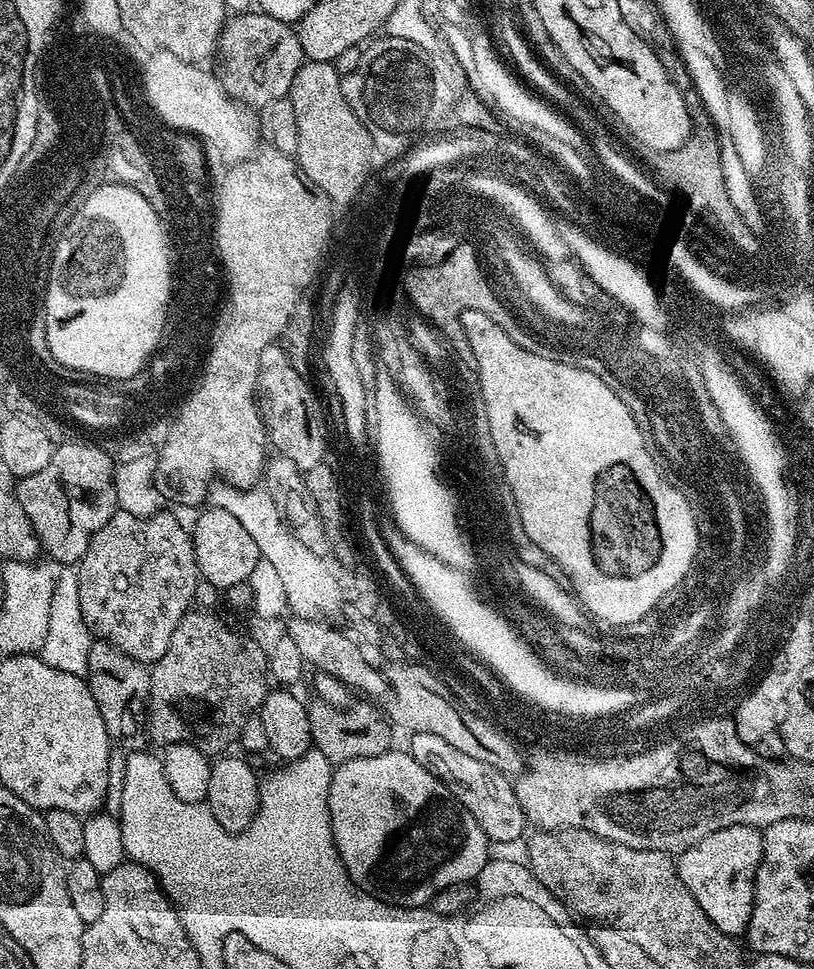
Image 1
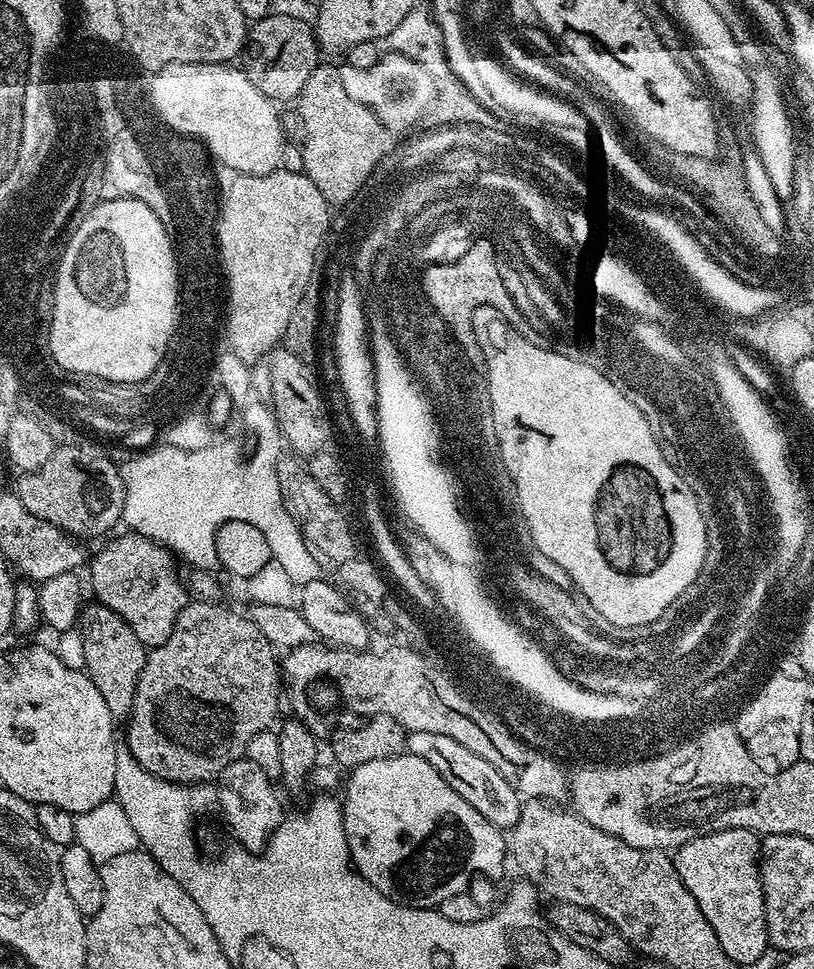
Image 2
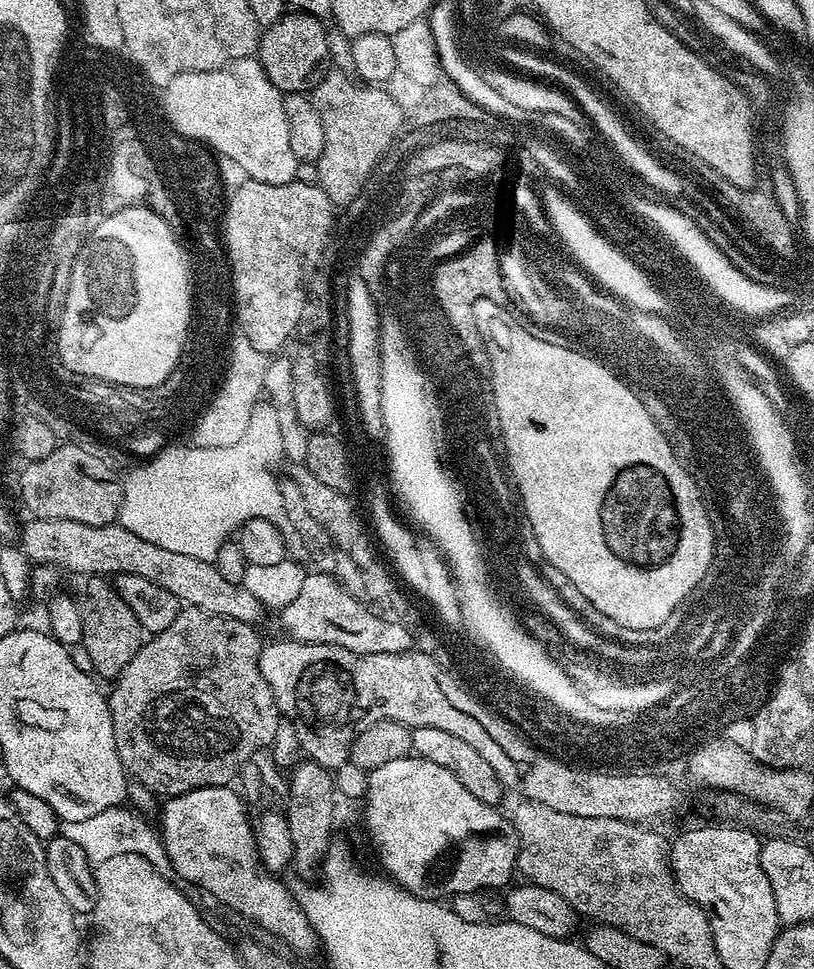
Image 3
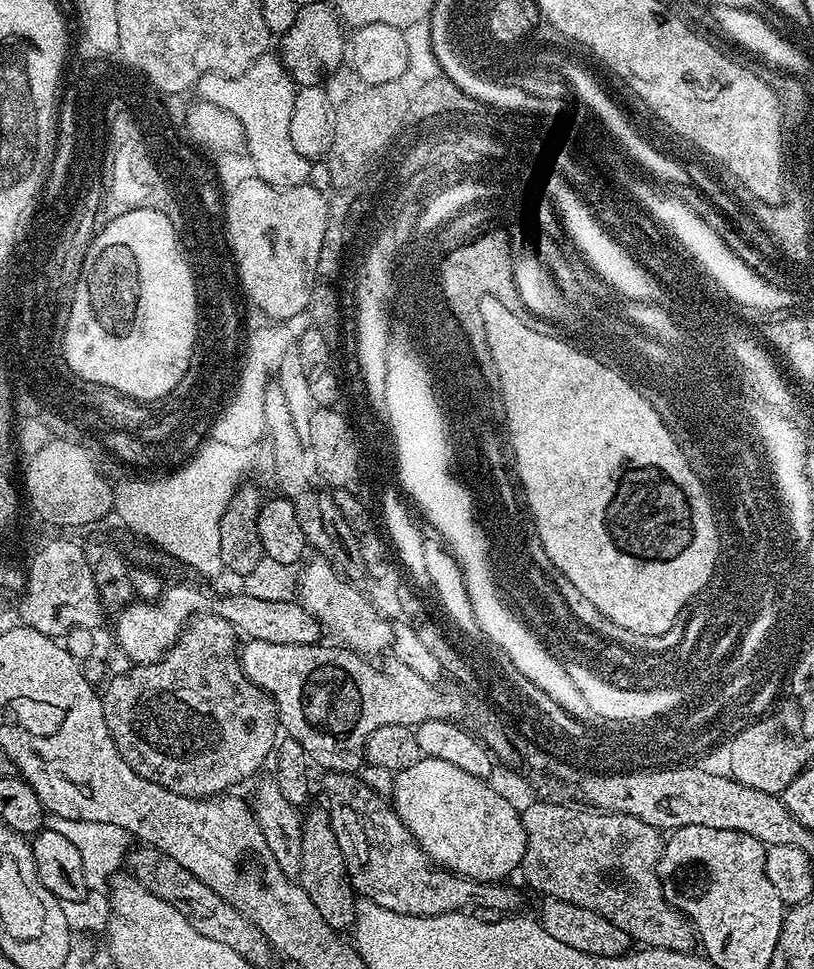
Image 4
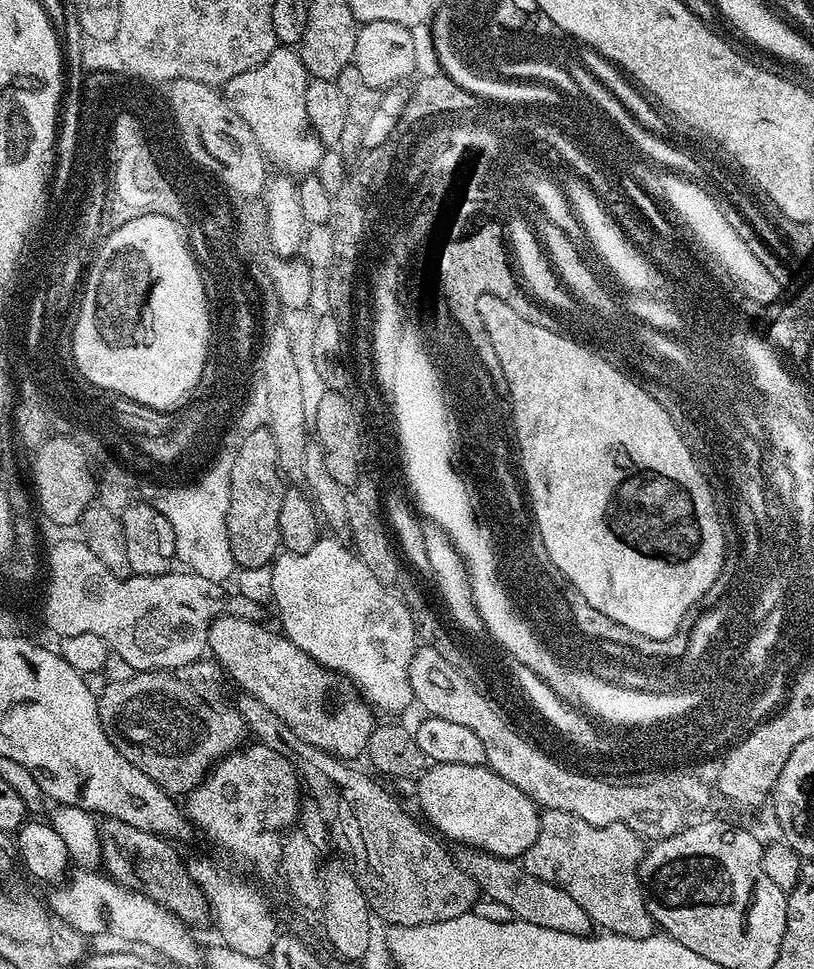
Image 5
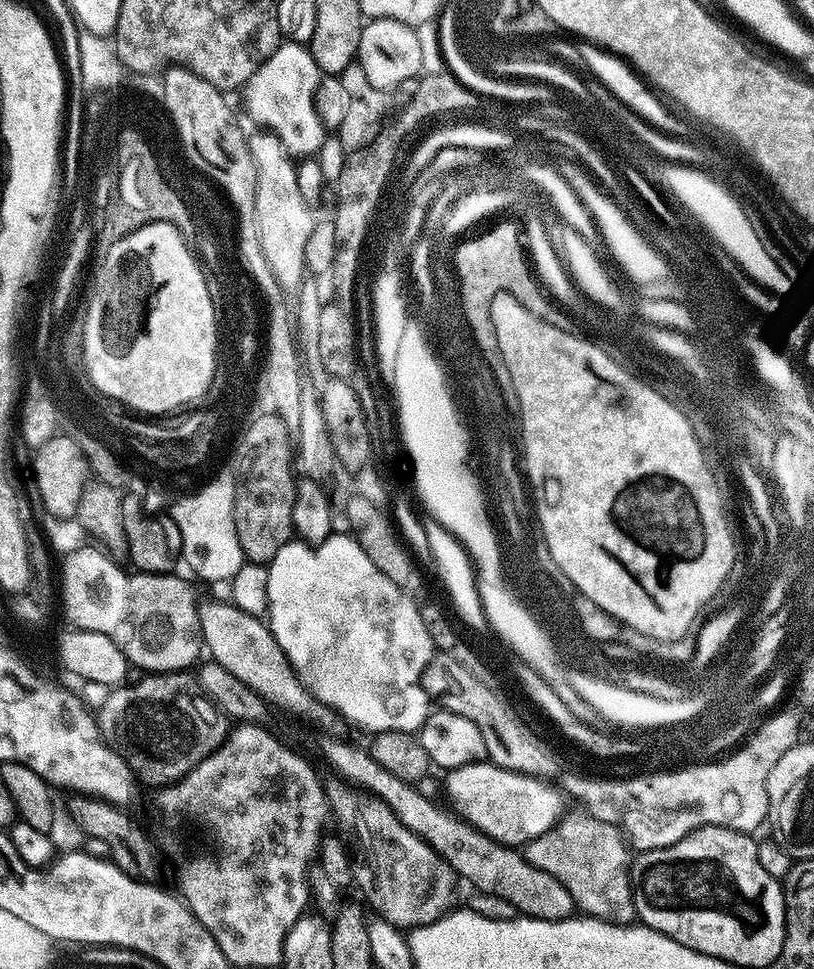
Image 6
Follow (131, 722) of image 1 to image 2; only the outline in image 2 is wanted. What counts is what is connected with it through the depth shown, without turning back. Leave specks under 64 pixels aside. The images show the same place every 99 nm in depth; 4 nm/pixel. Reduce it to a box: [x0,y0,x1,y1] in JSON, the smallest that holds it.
[78,603,149,718]

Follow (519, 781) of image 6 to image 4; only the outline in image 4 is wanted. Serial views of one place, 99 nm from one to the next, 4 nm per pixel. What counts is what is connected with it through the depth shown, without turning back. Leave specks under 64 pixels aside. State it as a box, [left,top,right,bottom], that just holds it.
[391,756,528,881]

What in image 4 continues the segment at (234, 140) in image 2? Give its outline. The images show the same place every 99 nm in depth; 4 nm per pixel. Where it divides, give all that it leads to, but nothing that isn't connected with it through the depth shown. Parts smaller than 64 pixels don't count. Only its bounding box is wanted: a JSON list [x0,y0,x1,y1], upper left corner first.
[198,55,310,188]

